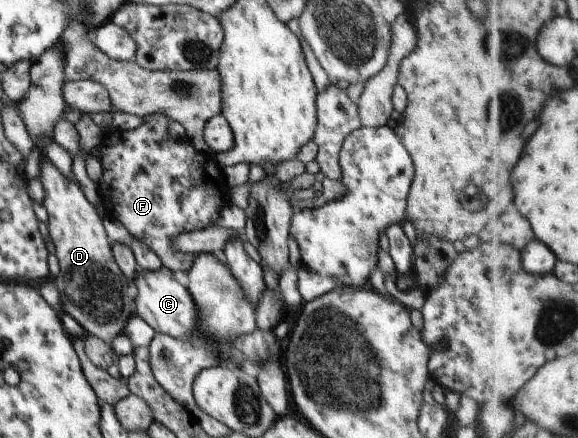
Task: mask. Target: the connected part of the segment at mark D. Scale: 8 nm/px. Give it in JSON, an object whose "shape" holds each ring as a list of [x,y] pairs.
{"shape":[[[41,156],[39,166],[39,178],[44,190],[41,204],[47,212],[48,236],[54,246],[53,254],[59,266],[59,272],[52,278],[52,281],[59,296],[61,311],[71,316],[84,330],[85,335],[96,337],[111,346],[112,340],[122,334],[124,325],[134,314],[135,290],[115,263],[102,221],[93,205],[84,197],[80,186],[75,185],[73,181],[66,180],[50,161],[42,160],[43,157]]]}

